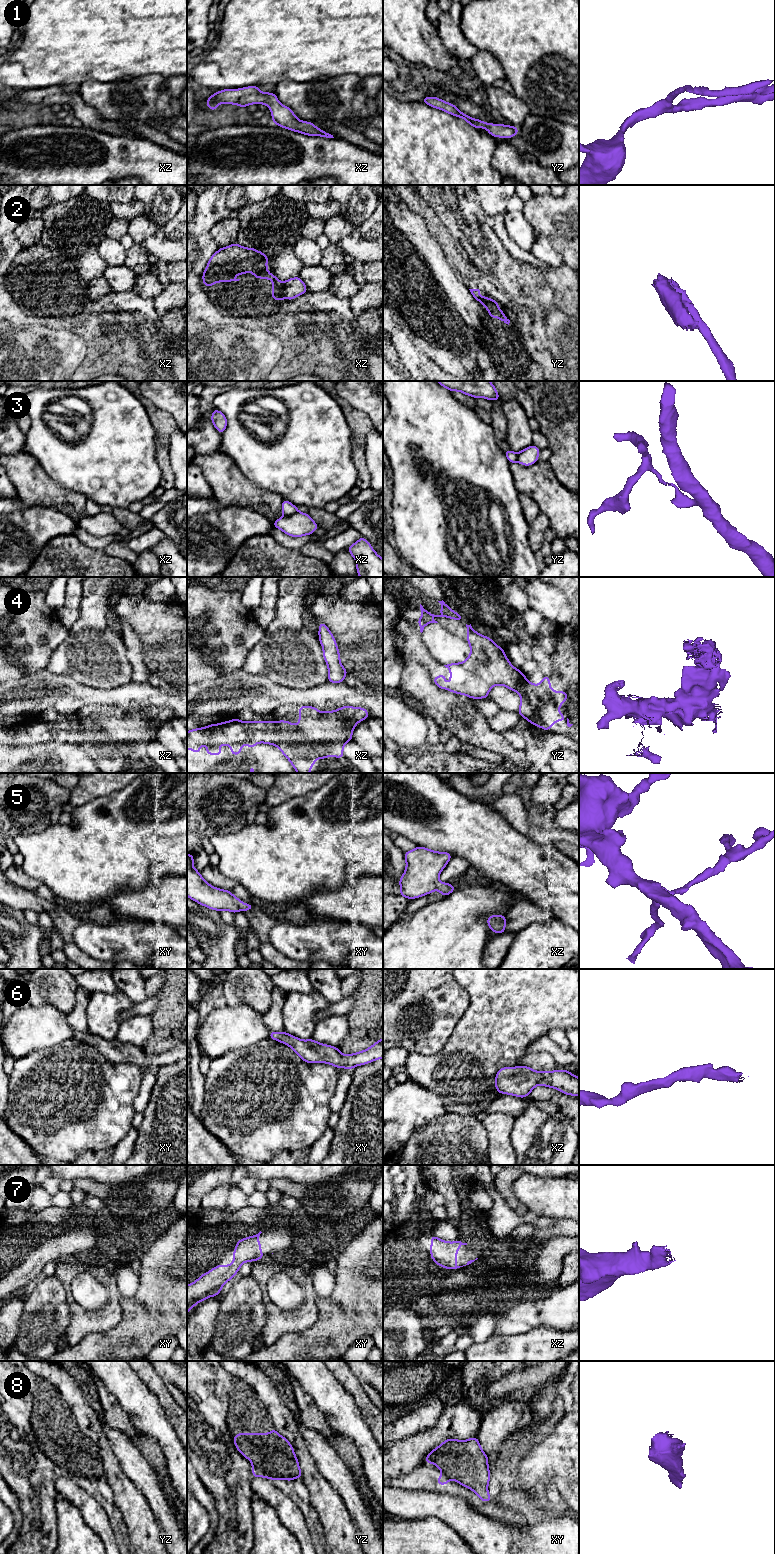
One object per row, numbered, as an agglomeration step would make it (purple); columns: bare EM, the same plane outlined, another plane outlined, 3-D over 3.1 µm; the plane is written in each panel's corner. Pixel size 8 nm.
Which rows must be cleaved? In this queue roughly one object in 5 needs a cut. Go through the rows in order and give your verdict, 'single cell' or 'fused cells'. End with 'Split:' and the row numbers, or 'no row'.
1: single cell
2: fused cells
3: fused cells
4: single cell
5: single cell
6: single cell
7: single cell
8: single cell
Split: 2, 3

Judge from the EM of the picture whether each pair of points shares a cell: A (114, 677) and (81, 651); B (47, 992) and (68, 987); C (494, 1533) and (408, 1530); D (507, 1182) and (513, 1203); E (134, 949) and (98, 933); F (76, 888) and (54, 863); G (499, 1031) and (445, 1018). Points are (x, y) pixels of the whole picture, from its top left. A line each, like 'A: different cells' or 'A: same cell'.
A: same cell
B: same cell
C: different cells
D: same cell
E: same cell
F: same cell
G: different cells

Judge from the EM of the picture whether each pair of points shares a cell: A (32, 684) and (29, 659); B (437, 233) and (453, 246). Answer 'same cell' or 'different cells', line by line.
A: different cells
B: same cell

